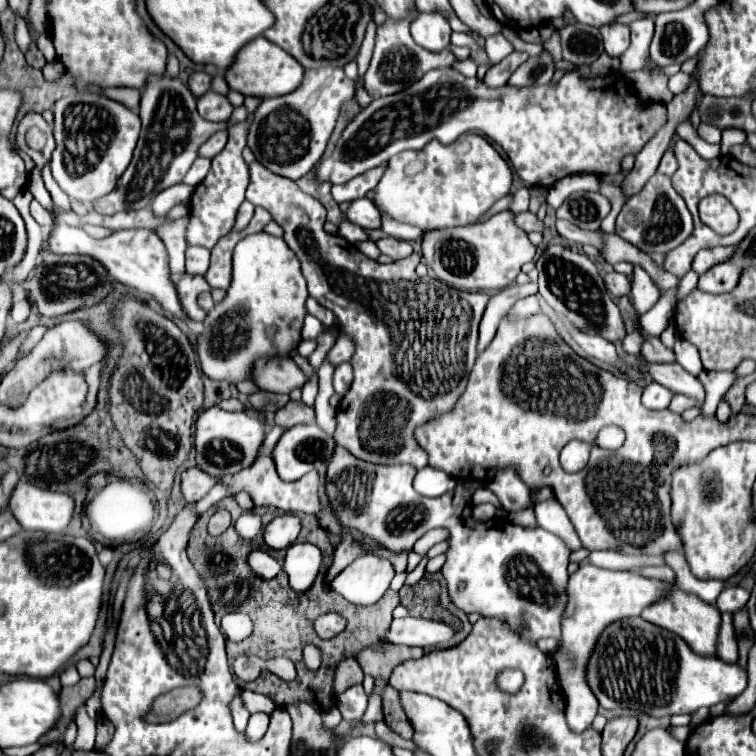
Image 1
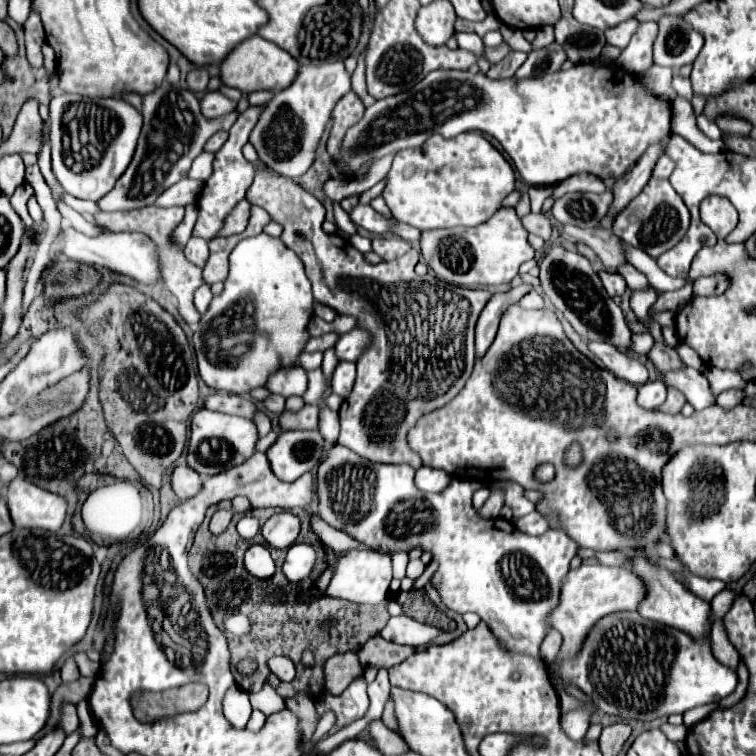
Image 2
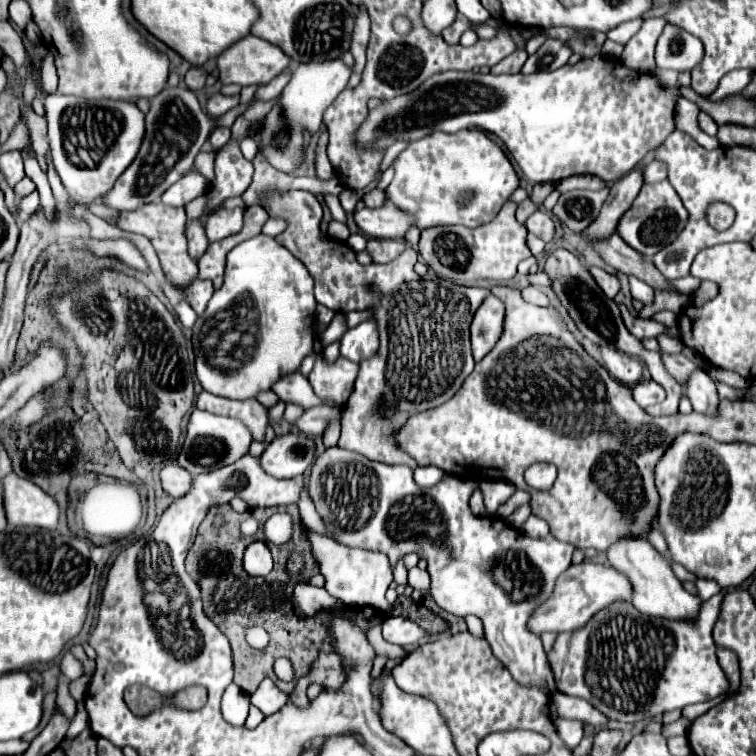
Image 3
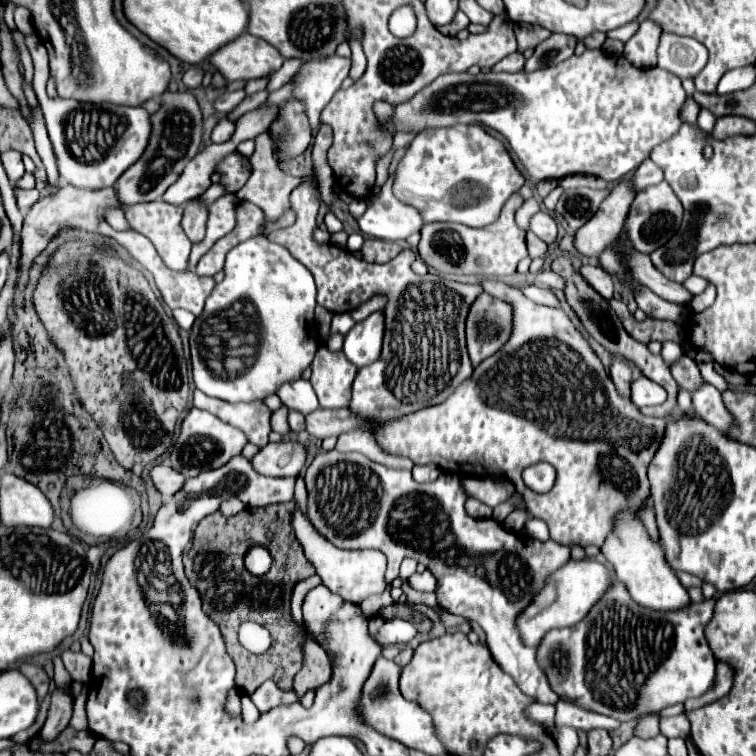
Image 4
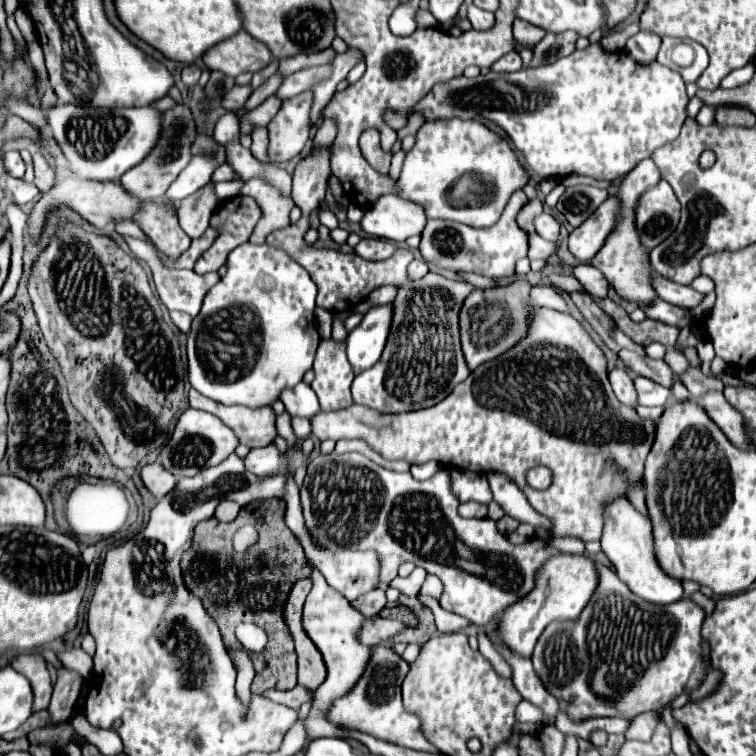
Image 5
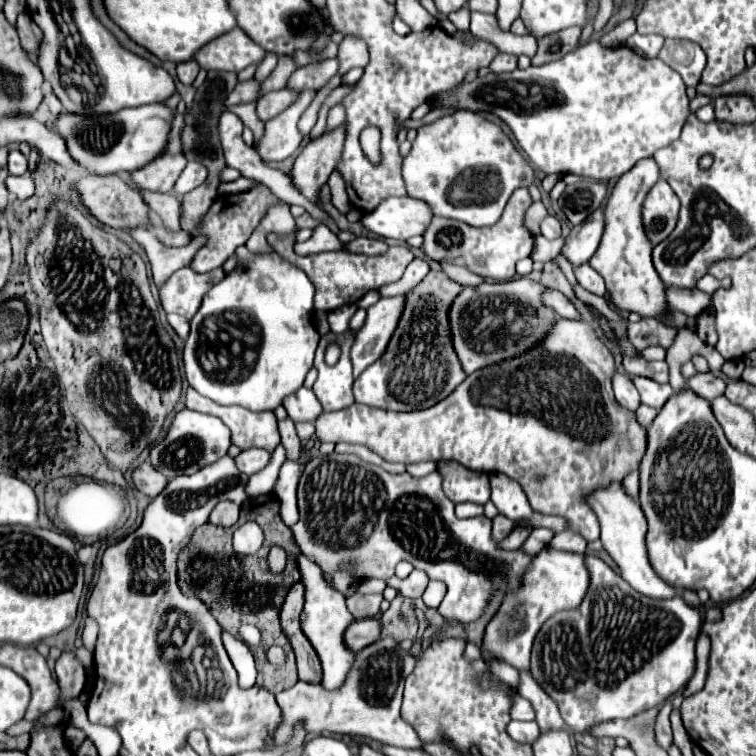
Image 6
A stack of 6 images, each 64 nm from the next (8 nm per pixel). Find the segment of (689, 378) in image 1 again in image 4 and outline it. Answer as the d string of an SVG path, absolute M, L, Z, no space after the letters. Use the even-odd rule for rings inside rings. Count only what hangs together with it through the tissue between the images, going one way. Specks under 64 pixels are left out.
M704 384L696 392L692 392L692 406L700 418L708 420L708 424L718 428L720 432L728 432L728 428L732 428L734 424L732 414L722 402L722 394L712 384Z

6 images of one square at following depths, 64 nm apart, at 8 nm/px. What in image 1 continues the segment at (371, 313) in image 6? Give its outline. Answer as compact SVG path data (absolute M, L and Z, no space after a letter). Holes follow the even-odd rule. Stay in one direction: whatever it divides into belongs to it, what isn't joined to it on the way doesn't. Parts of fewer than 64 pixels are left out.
M340 334L336 338L336 344L328 352L328 360L334 366L338 366L342 362L348 362L352 356L354 356L354 340L350 336L346 336L346 334Z

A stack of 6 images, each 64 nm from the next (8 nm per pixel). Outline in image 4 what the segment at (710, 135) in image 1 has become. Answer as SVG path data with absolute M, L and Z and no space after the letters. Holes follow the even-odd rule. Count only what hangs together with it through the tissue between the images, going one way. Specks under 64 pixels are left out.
M702 108L700 114L698 114L698 126L700 126L702 130L706 130L706 132L712 132L712 130L714 130L714 122L716 122L716 116L714 116L710 110Z

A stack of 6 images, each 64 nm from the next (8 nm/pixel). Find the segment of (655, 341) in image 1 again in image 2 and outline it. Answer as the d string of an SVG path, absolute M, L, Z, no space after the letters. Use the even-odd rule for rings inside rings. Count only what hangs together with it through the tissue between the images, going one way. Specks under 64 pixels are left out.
M654 344L654 348L650 350L648 358L652 360L654 366L658 366L662 372L670 372L670 370L680 370L684 368L684 362L680 360L680 356L676 354L676 350L664 346L664 344Z

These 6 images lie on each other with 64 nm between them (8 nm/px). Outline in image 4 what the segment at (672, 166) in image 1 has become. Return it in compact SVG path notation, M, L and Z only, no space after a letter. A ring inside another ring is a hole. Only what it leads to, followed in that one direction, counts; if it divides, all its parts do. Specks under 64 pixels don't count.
M648 158L648 160L644 160L644 164L640 164L638 168L636 168L636 172L634 172L634 176L632 176L632 188L636 190L636 192L640 192L640 190L644 190L646 186L652 186L652 184L658 184L658 182L662 182L664 180L664 174L662 174L662 170Z

